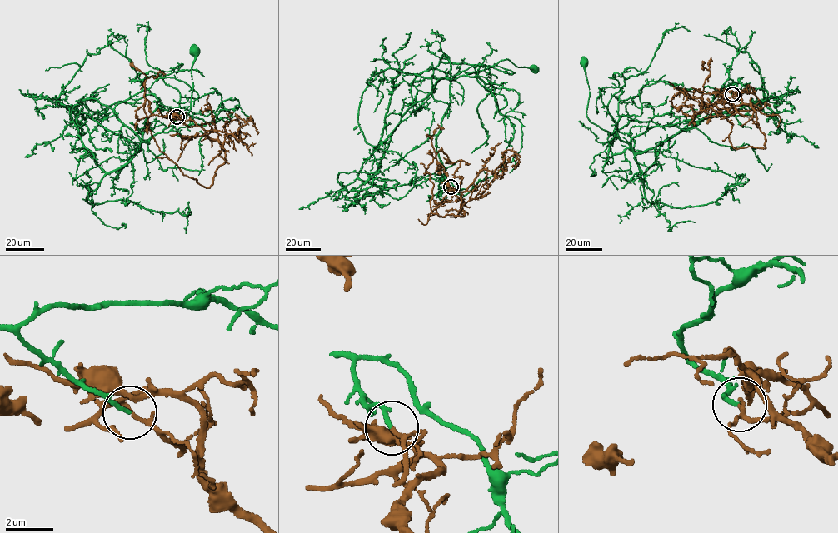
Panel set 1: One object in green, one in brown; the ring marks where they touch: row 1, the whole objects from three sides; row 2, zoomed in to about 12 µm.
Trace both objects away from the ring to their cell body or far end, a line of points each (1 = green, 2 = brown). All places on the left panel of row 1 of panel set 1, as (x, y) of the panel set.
1: (177, 117), (157, 107), (146, 120), (142, 138), (186, 117), (195, 52)
2: (177, 117), (225, 151), (209, 186), (183, 175), (148, 127), (145, 80), (165, 74)

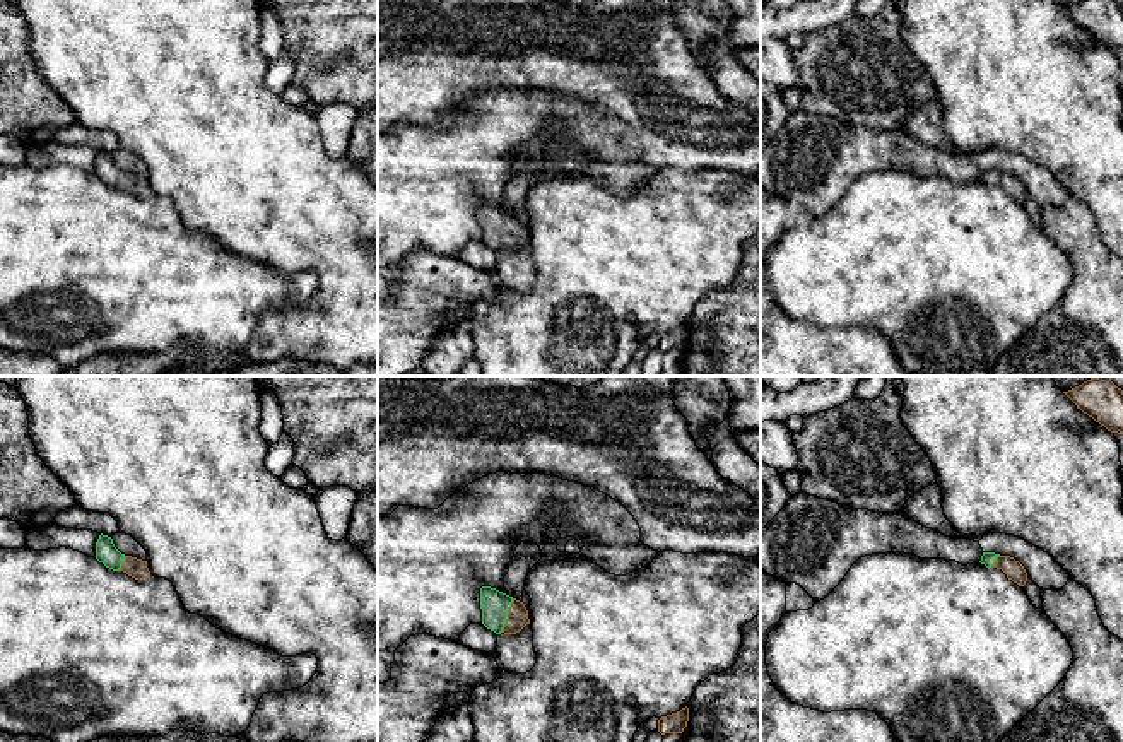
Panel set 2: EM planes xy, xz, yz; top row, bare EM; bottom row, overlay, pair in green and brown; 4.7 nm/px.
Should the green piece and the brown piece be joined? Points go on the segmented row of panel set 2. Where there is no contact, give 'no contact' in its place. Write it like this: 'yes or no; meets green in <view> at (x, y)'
no; meets green in xz at (506, 616)

